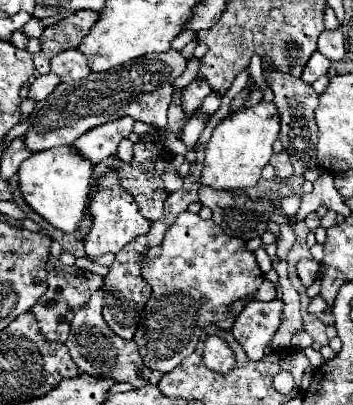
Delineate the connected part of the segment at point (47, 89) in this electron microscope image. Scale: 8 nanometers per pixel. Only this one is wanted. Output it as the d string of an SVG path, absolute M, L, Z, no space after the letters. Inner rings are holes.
M46 73L46 75L38 75L36 81L30 85L30 91L28 91L28 97L32 97L34 101L42 101L46 99L54 87L60 83L60 77L54 75L54 73Z

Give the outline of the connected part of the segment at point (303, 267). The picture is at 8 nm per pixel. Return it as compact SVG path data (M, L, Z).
M302 259L298 263L298 277L304 287L310 287L320 275L320 263L314 259Z

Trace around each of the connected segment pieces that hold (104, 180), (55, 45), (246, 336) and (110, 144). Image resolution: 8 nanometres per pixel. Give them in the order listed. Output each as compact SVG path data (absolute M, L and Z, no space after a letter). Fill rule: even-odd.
M108 171L98 179L98 189L94 191L90 199L88 215L92 219L90 231L84 235L84 247L86 247L88 257L98 257L104 253L118 253L134 237L146 235L152 225L152 221L142 217L142 213L138 211L138 205L132 199L132 195L122 189L116 171Z
M76 11L70 17L46 27L40 37L42 51L48 57L54 57L60 51L78 47L92 29L92 25L98 21L98 17L100 15L96 11Z
M250 301L238 315L232 335L244 347L250 361L260 361L276 329L280 327L280 313L284 303L274 301Z
M124 117L120 121L110 121L108 125L100 125L84 133L84 137L78 137L74 143L84 157L88 157L92 163L100 163L116 155L118 143L132 133L132 127L134 127L134 119Z

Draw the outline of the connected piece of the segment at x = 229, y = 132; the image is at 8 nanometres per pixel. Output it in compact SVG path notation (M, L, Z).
M260 101L248 109L228 115L214 129L210 141L206 143L206 159L200 173L200 185L224 191L254 187L260 181L264 165L268 165L272 157L272 143L278 139L278 131L280 117L274 103Z

